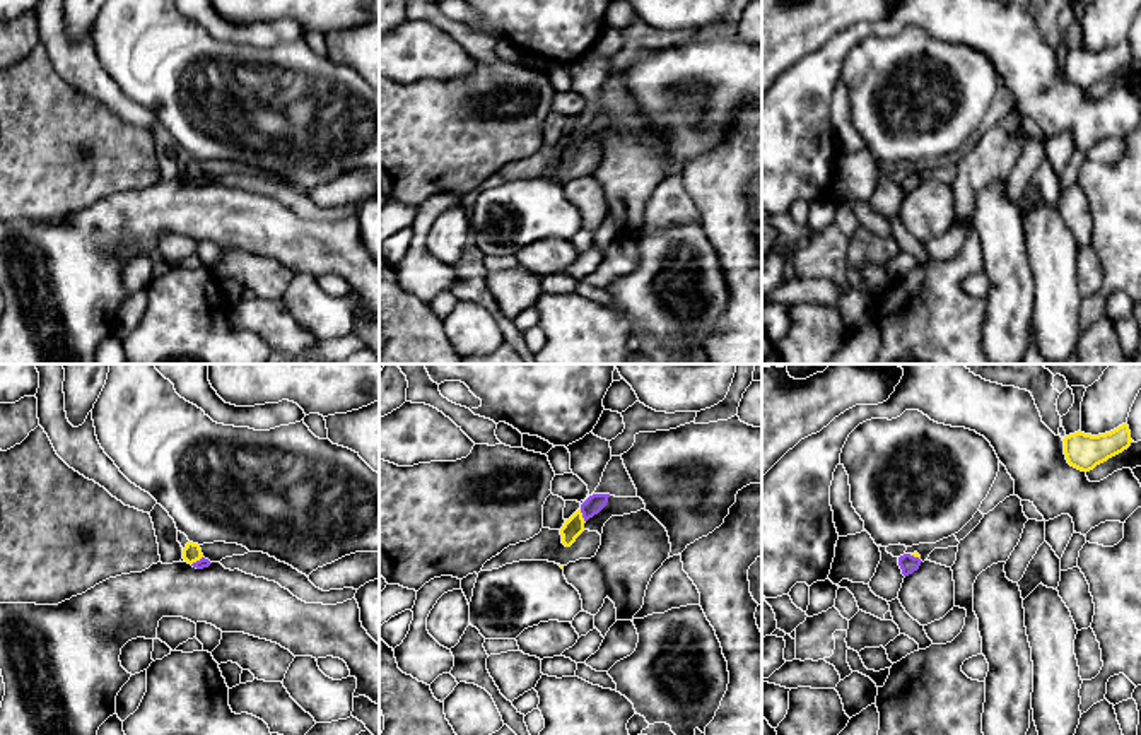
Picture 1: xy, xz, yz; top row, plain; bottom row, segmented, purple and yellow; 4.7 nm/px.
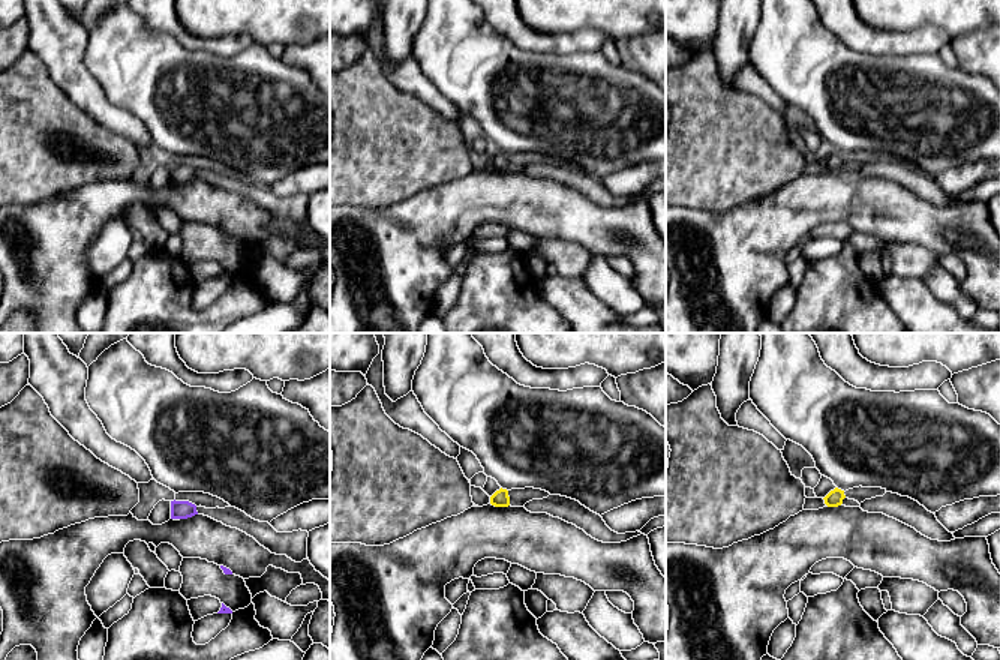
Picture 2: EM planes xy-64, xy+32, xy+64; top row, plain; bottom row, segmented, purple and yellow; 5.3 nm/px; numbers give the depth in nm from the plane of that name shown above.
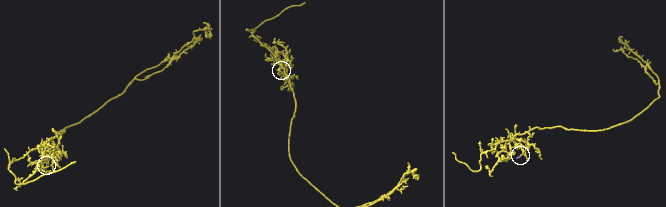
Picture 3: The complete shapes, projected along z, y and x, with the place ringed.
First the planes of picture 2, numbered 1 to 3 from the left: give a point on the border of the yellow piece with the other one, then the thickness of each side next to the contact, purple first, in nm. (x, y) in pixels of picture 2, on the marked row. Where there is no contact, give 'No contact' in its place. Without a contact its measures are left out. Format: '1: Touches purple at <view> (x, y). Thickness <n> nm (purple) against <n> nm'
1: No contact
2: No contact
3: No contact

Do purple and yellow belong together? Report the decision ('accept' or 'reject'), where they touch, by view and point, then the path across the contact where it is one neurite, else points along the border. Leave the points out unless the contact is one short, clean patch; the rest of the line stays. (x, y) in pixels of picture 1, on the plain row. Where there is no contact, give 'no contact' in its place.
reject | xz (583, 134) | along xz (579, 127), (585, 139)

